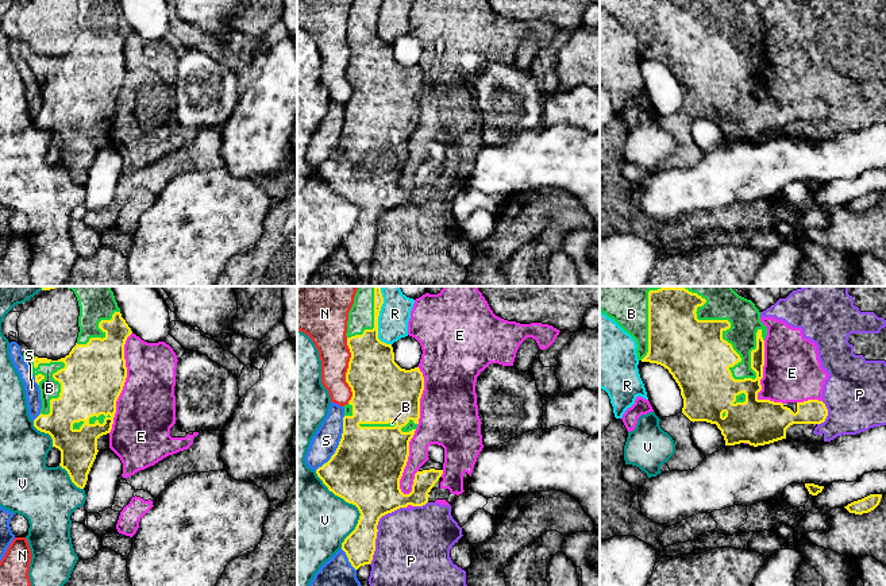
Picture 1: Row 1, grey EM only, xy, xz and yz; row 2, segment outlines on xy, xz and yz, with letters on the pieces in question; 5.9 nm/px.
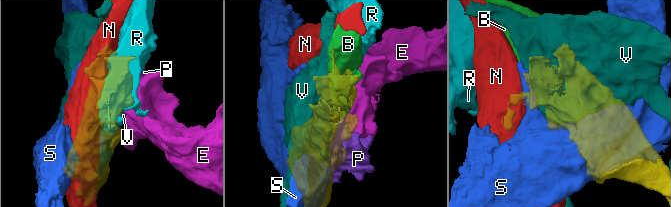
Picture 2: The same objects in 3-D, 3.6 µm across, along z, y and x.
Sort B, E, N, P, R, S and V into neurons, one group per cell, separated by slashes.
B / E P / N / R / S / V

